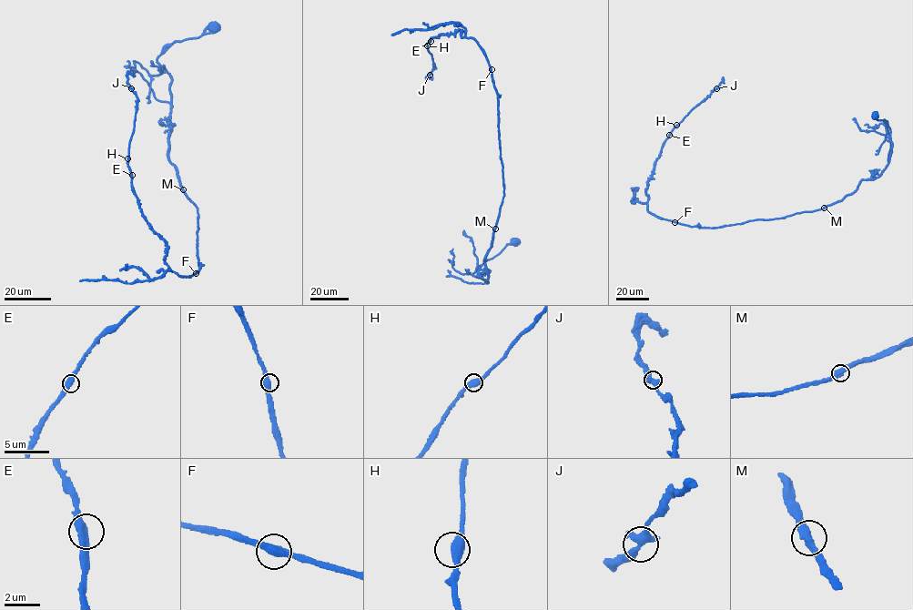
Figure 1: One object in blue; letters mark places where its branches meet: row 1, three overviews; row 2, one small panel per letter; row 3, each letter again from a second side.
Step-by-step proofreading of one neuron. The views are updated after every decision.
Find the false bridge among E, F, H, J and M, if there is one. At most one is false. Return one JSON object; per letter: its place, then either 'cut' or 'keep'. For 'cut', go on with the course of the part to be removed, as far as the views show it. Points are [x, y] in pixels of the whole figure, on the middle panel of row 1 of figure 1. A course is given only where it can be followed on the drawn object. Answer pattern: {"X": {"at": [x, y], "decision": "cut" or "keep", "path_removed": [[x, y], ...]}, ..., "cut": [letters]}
{"E": {"at": [431, 41], "decision": "keep"}, "F": {"at": [492, 69], "decision": "keep"}, "H": {"at": [427, 45], "decision": "keep"}, "J": {"at": [430, 75], "decision": "keep"}, "M": {"at": [495, 228], "decision": "keep"}, "cut": []}

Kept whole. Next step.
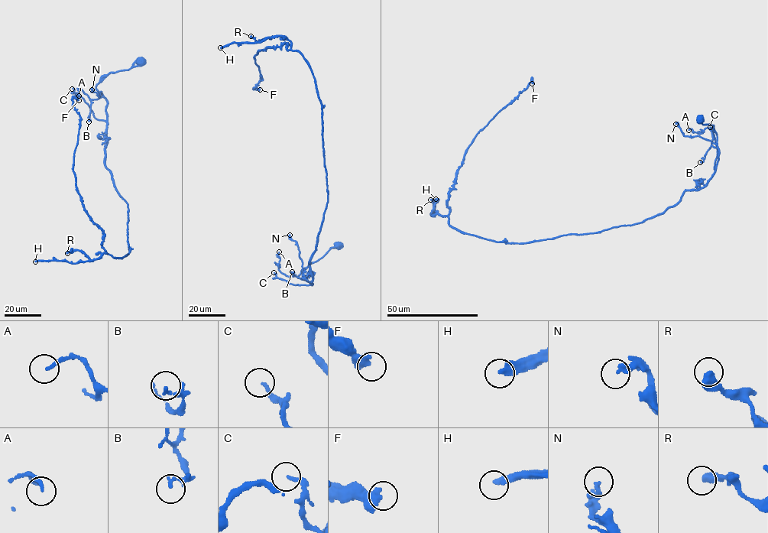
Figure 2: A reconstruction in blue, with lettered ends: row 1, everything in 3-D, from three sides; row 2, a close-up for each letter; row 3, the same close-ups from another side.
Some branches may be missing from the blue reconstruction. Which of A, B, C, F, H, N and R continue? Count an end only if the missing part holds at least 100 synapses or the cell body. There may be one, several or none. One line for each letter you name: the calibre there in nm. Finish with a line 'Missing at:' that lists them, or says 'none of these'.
H: calibre 380 nm
Missing at: H

